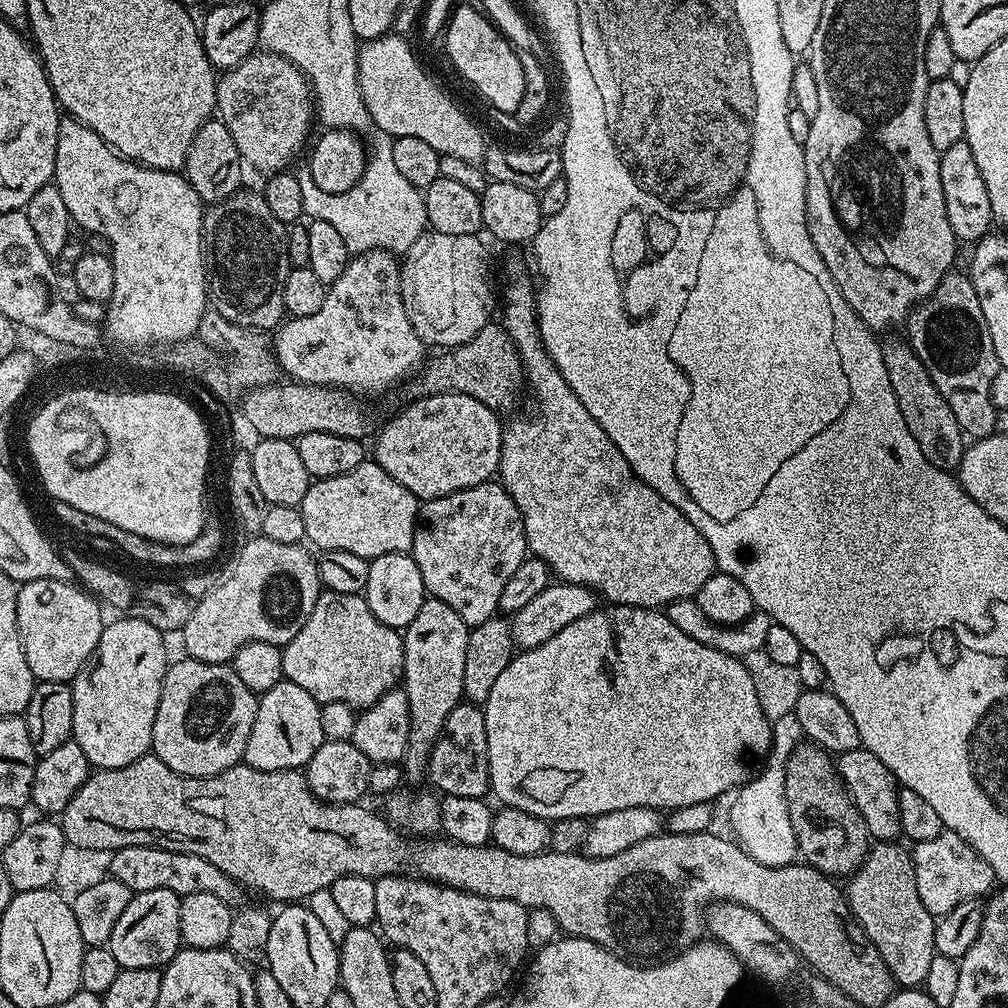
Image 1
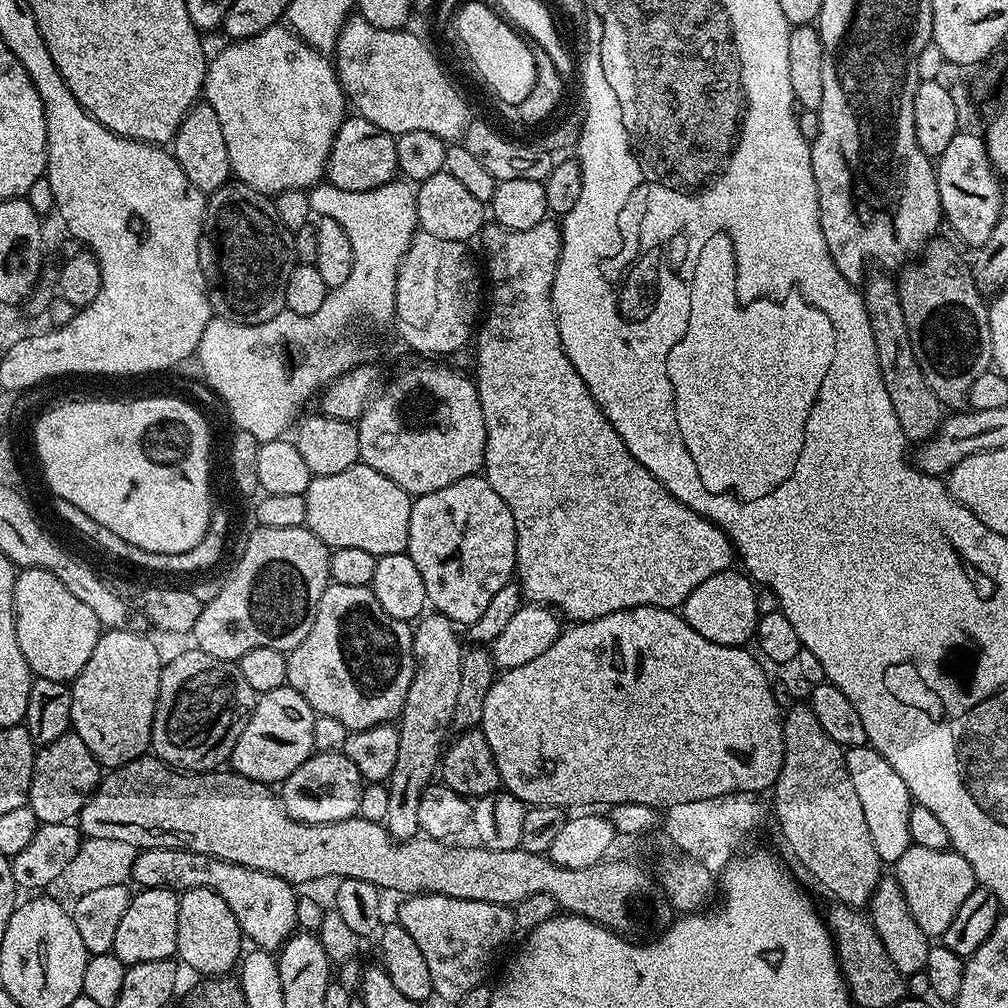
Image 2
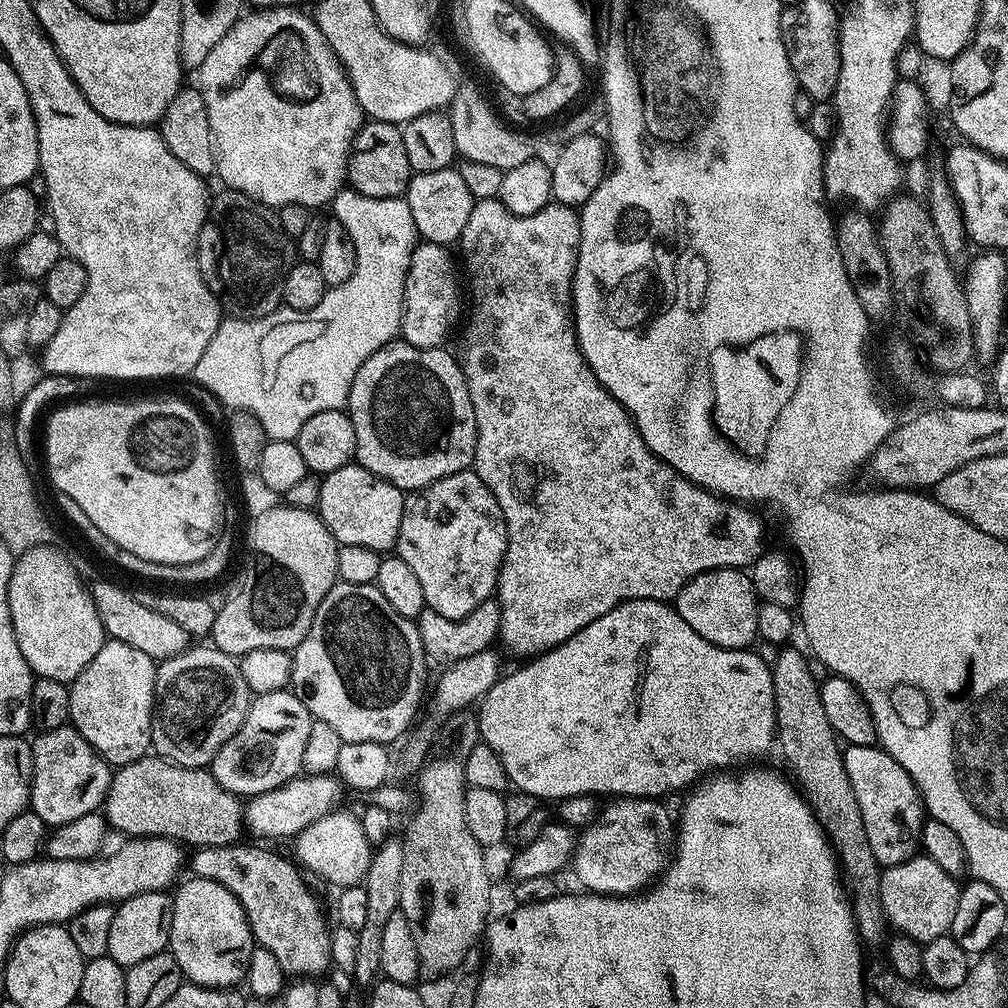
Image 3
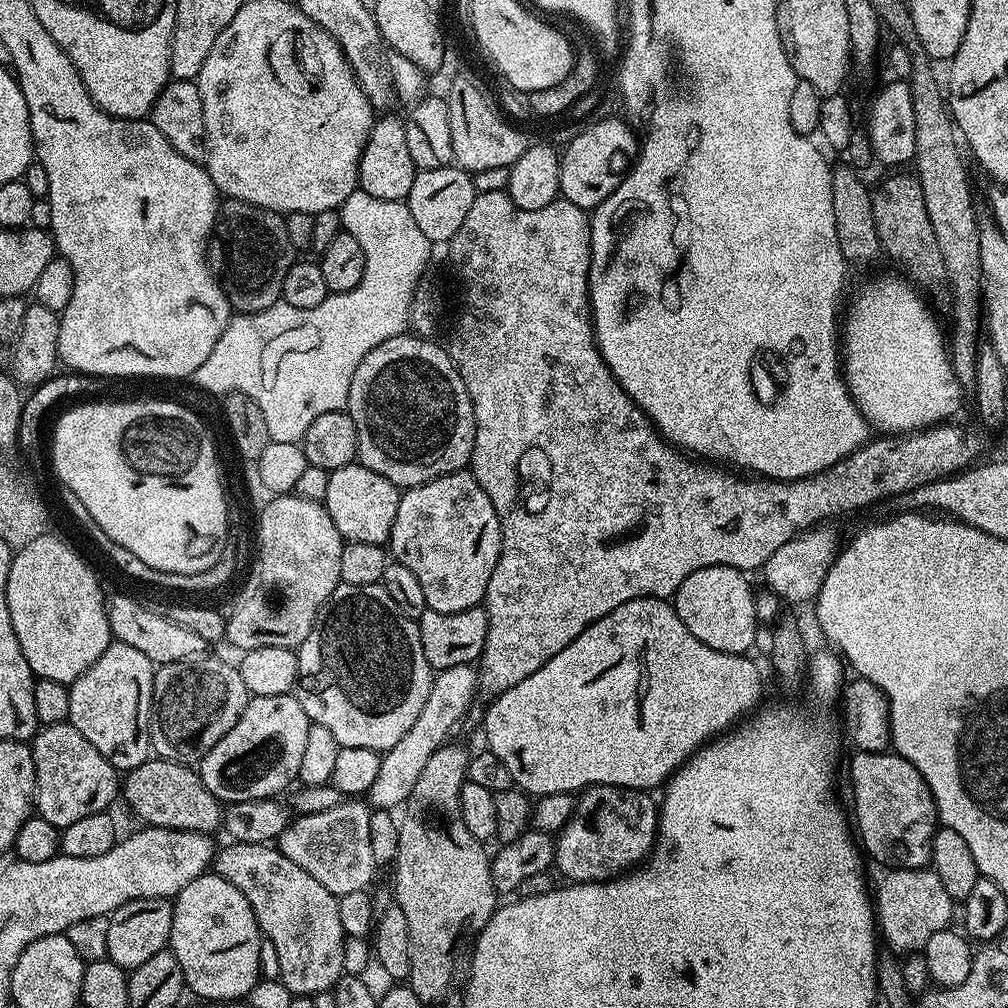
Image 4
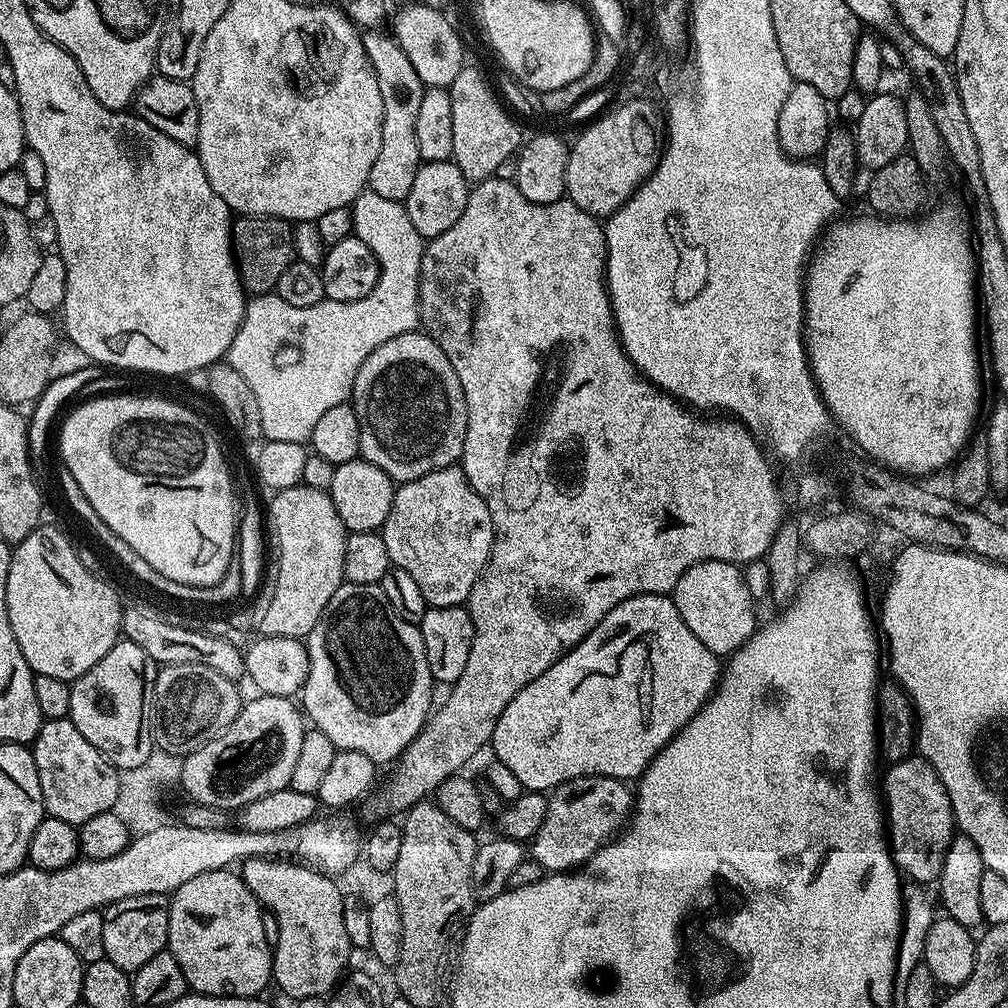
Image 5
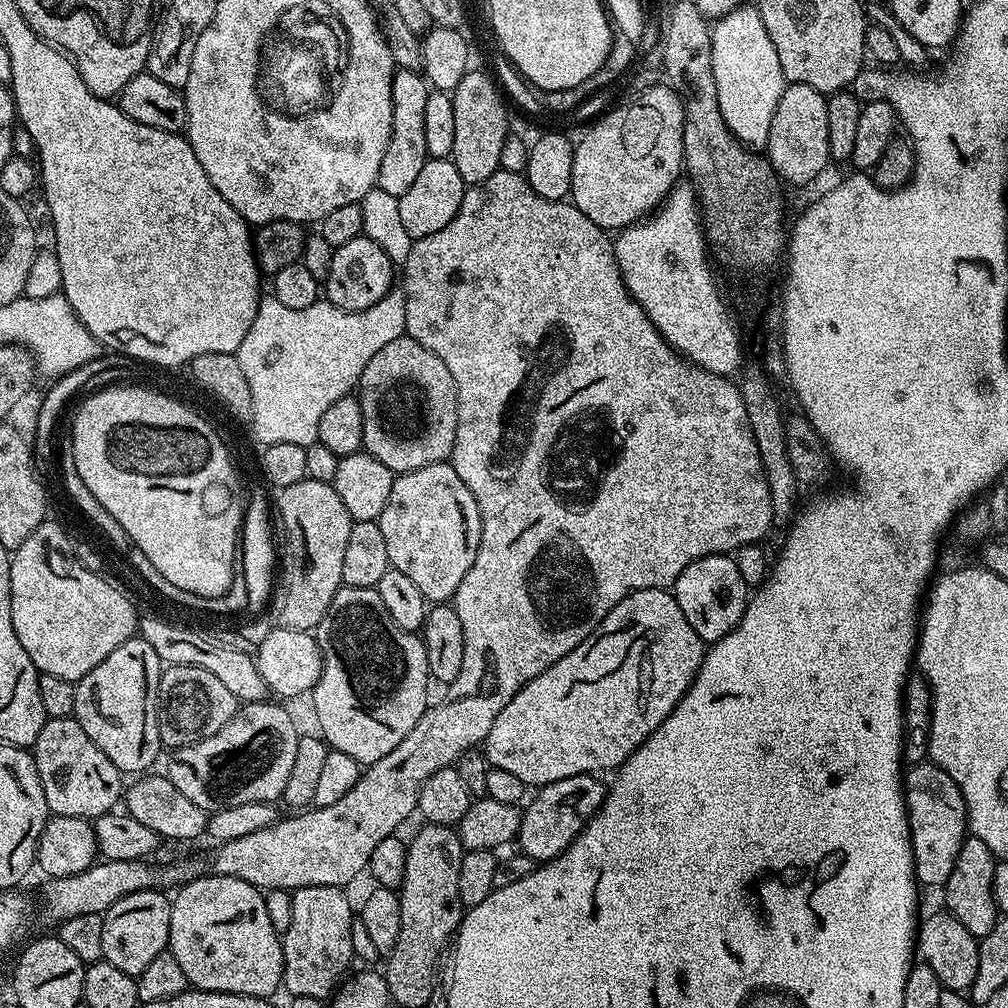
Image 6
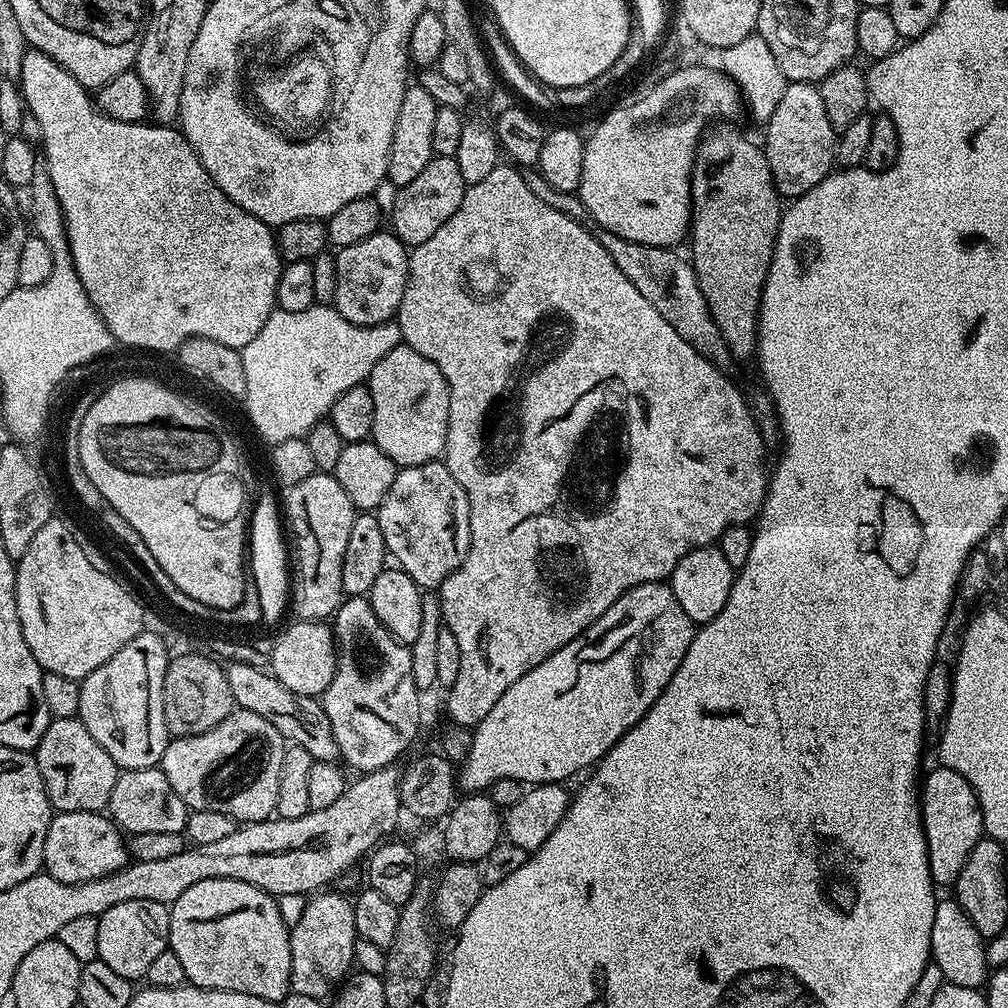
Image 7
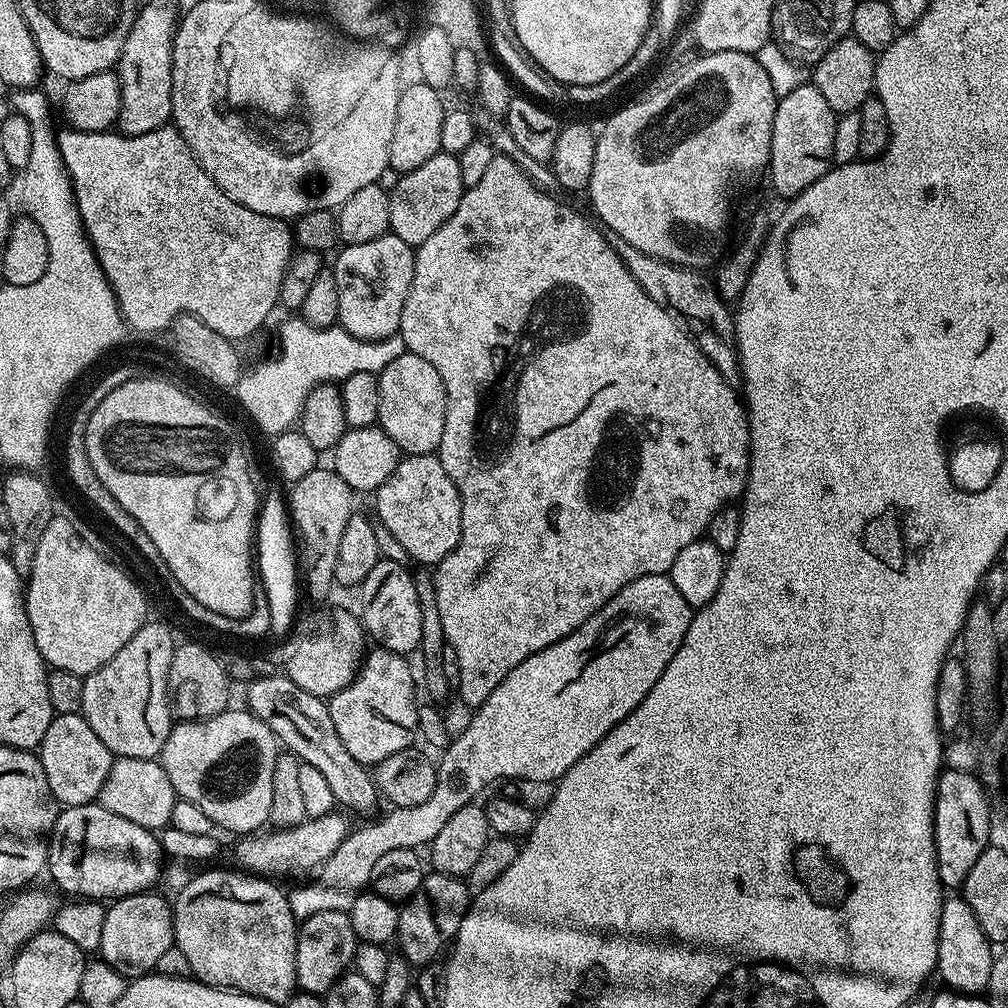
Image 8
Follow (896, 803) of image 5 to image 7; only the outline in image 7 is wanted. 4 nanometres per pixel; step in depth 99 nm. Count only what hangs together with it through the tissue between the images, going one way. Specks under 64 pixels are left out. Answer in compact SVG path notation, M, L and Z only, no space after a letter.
M936 766L932 773L923 777L918 788L920 798L920 819L924 821L924 837L928 851L928 865L933 885L955 885L970 850L985 835L982 810L970 782L954 770Z

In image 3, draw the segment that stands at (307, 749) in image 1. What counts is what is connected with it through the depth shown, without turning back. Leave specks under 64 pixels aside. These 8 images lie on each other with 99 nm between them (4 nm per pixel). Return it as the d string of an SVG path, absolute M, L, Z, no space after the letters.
M291 690L271 692L255 697L234 738L218 750L212 759L212 776L226 790L241 798L251 798L266 790L274 790L302 772L302 753L310 735L312 716Z

